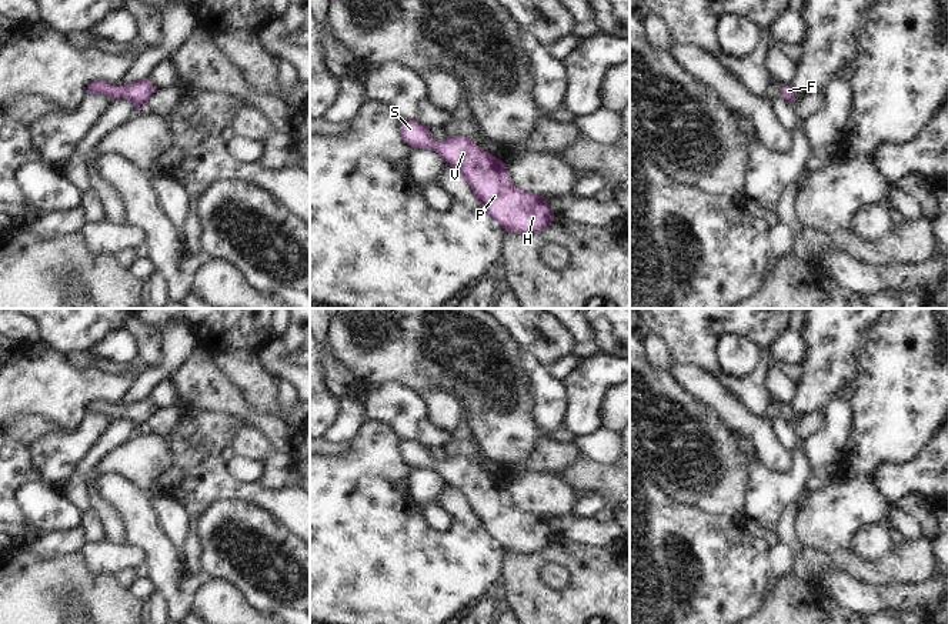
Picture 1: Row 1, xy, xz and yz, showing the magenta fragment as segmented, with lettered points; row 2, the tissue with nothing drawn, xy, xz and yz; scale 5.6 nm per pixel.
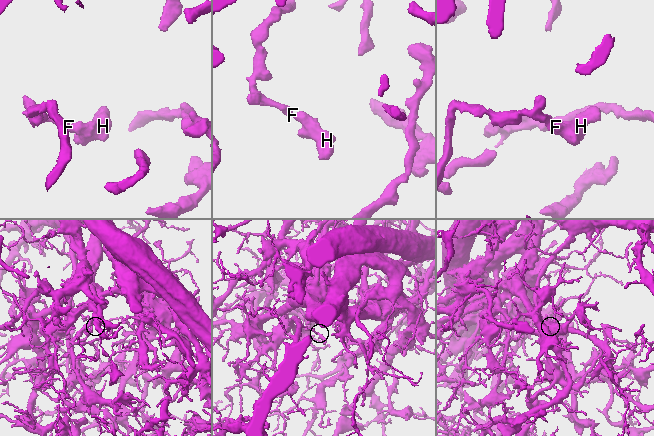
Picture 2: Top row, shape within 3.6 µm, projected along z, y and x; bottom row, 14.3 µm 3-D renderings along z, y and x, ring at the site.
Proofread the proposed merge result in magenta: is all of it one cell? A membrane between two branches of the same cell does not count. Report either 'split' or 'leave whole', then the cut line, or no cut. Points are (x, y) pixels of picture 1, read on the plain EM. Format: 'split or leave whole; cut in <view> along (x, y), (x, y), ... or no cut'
leave whole; no cut

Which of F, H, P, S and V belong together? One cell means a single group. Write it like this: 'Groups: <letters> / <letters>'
Groups: F H P S V

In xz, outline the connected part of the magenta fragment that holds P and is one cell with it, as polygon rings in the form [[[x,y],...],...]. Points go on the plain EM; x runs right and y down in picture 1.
[[[407,440],[400,441],[400,453],[413,468],[434,470],[443,481],[455,488],[471,507],[483,530],[505,553],[533,555],[555,538],[547,518],[515,507],[507,485],[471,458],[454,456],[447,461],[434,463],[428,447]]]

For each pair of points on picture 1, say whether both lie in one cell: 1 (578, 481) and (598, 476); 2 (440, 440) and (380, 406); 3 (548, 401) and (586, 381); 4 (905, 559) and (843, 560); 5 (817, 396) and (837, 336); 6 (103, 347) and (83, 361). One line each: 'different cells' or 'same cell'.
1: same cell
2: same cell
3: different cells
4: same cell
5: same cell
6: different cells

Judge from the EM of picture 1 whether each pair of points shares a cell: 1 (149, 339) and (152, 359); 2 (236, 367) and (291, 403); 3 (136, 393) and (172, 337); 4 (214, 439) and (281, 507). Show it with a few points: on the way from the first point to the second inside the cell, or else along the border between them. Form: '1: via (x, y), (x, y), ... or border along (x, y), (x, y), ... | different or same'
1: via (149, 343), (150, 354) | same
2: border along (279, 381), (277, 404), (289, 413) | different
3: via (150, 379), (172, 359), (172, 351) | same
4: via (214, 463), (214, 470), (234, 490), (257, 496) | same

